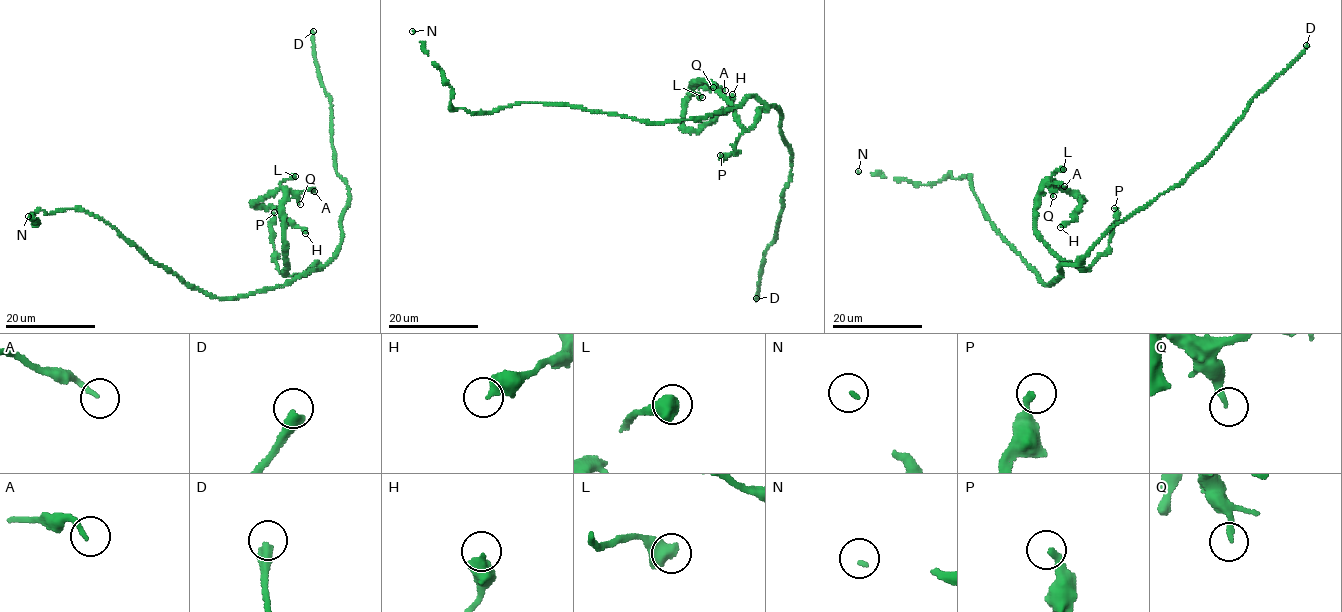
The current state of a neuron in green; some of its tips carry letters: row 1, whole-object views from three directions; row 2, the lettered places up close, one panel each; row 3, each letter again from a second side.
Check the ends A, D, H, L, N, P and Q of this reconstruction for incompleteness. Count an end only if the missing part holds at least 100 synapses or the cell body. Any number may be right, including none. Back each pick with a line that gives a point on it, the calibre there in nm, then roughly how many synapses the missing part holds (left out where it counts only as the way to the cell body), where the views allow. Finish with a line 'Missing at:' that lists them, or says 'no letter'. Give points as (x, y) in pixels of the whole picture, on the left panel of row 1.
D: place (313, 31); calibre 440 nm; 200 synapses
Missing at: D

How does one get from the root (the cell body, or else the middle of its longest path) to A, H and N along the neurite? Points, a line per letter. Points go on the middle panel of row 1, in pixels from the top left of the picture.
A: (725, 110), (755, 96), (767, 110), (760, 109), (745, 129), (734, 107), (708, 83), (692, 83), (725, 90)
H: (725, 110), (755, 96), (767, 110), (745, 129), (732, 104), (697, 80), (682, 123), (701, 129), (732, 94)
N: (725, 110), (702, 118), (646, 123), (567, 105), (517, 103), (474, 113), (453, 109), (451, 86), (412, 31)

